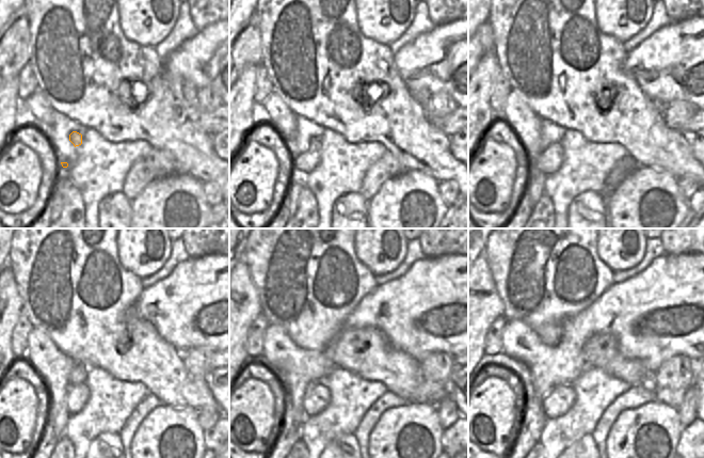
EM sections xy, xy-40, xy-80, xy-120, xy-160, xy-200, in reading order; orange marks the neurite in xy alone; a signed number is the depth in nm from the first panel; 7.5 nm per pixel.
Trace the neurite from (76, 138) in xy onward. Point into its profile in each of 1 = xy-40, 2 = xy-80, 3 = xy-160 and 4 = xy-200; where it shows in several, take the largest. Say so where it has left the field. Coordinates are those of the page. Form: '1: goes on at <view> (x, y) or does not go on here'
1: goes on at xy-40 (302, 164)
2: goes on at xy-80 (549, 160)
3: goes on at xy-160 (317, 397)
4: goes on at xy-200 (559, 399)

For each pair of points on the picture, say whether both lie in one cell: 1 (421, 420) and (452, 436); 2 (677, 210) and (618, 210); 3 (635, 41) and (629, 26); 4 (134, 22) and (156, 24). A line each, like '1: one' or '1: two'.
1: two
2: one
3: two
4: one

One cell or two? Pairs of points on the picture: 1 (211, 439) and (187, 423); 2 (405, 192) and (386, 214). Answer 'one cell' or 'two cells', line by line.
1: two cells
2: one cell

